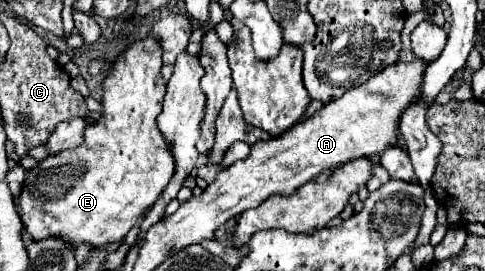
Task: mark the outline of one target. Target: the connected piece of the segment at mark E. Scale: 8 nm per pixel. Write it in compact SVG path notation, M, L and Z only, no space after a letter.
M155 38L133 42L117 58L111 74L103 82L103 118L99 118L97 124L87 126L83 142L77 148L47 156L25 174L17 208L25 230L35 242L45 240L49 236L61 236L73 248L77 248L79 244L89 244L93 250L101 250L109 244L117 244L127 236L127 232L137 224L141 214L157 200L157 196L169 184L175 170L175 162L165 138L159 134L157 128L157 116L161 114L161 104L165 96L161 66L161 48Z

